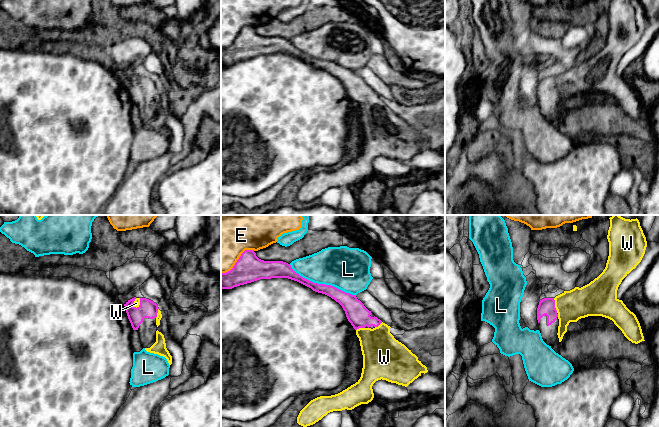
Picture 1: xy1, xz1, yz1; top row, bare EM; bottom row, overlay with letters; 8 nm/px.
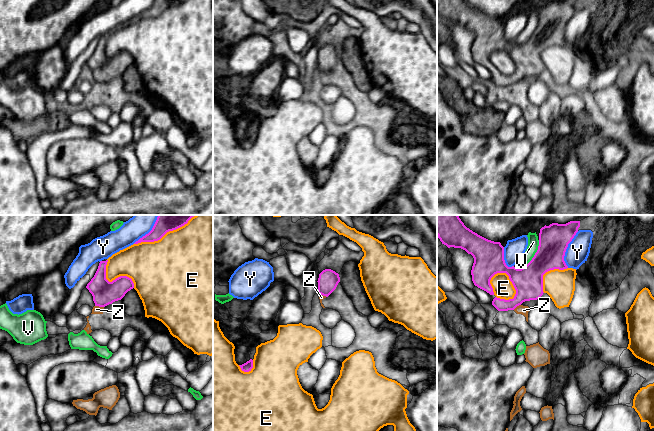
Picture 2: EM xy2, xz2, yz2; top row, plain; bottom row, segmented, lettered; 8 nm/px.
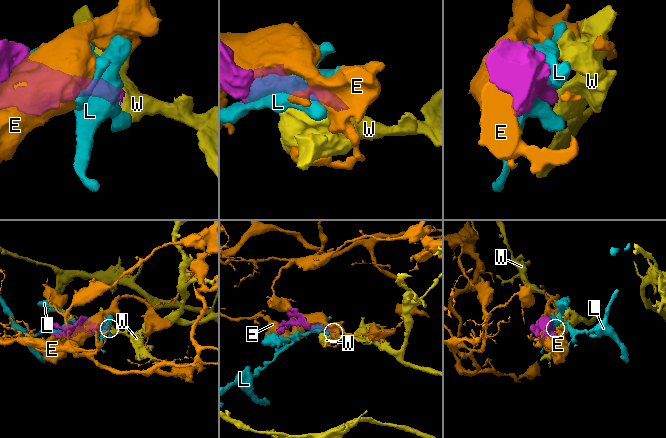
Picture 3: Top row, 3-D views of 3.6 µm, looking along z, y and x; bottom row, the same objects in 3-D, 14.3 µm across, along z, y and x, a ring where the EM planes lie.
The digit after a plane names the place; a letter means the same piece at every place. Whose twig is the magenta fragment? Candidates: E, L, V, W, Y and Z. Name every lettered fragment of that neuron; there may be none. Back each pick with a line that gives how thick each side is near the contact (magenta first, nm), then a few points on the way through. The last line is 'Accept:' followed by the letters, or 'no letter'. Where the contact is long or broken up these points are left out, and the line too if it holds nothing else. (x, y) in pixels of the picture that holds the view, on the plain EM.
W: 130/240 nm | across yz1 (546, 82), (554, 81), (574, 81), (578, 79)
Accept: W

